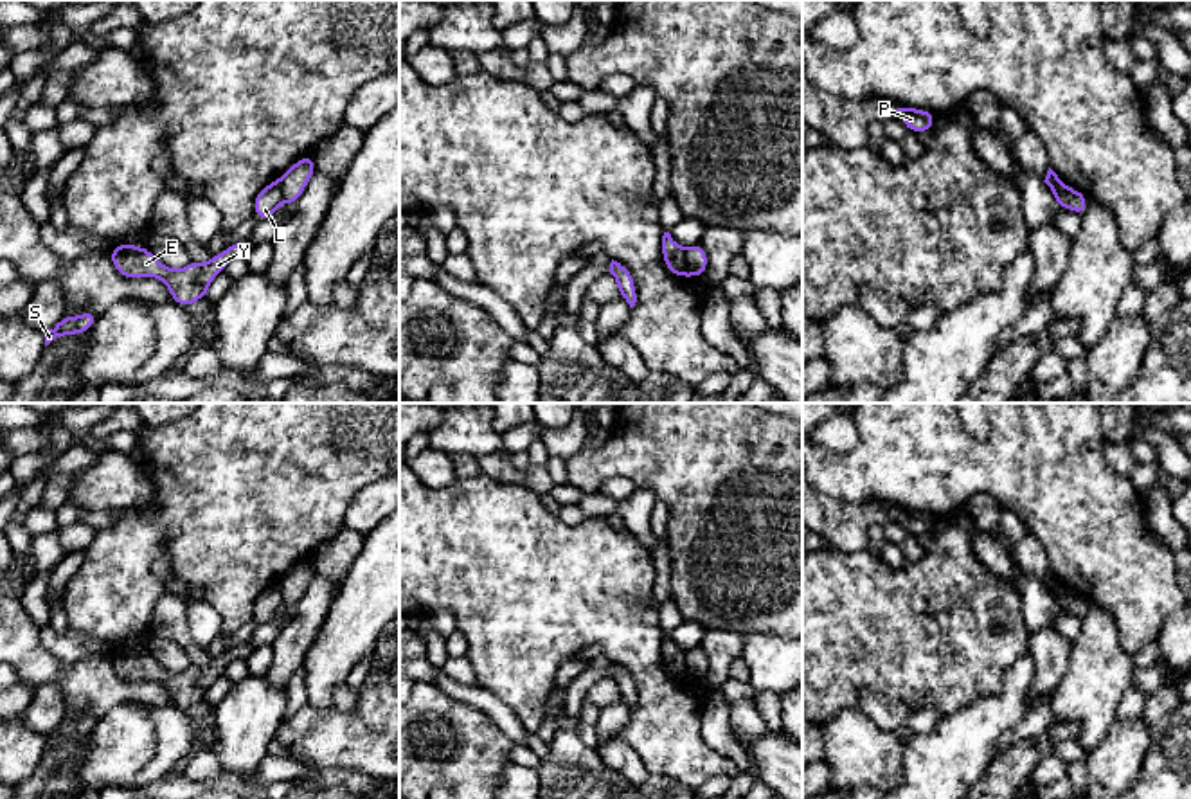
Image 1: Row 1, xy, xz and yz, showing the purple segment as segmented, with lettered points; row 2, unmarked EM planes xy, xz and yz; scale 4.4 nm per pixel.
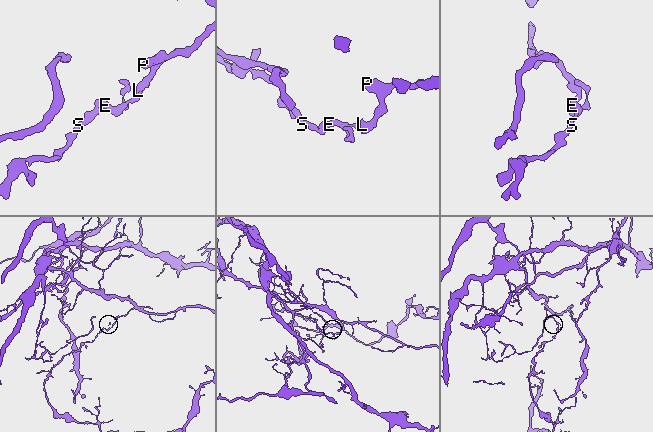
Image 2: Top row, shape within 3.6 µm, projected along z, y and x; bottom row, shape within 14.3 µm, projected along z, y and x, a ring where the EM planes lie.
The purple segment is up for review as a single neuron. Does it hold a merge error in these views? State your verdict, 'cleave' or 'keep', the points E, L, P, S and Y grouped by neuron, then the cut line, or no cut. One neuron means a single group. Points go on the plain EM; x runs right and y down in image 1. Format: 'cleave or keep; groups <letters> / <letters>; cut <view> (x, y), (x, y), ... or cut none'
cleave; groups E L S Y / P; cut xz (682, 654), (691, 677)

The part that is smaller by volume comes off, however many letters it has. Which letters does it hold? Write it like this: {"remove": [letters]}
{"remove": ["E", "L", "S", "Y"]}

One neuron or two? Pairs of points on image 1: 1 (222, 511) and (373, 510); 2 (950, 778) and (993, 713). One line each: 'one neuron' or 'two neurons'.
1: two neurons
2: one neuron

